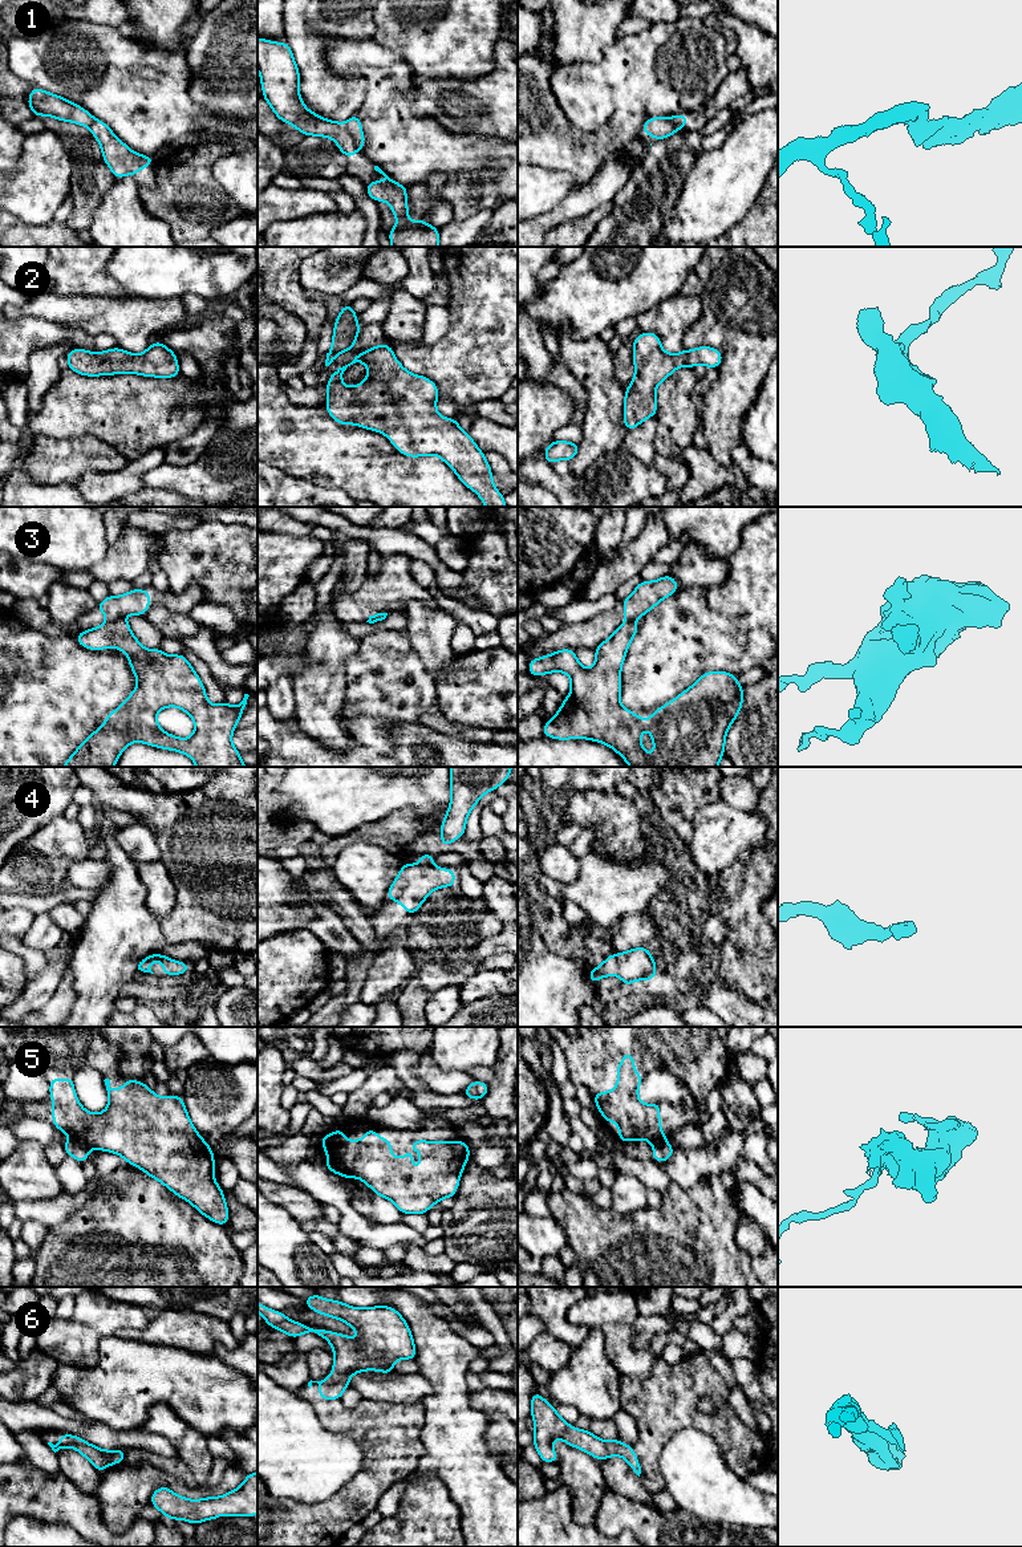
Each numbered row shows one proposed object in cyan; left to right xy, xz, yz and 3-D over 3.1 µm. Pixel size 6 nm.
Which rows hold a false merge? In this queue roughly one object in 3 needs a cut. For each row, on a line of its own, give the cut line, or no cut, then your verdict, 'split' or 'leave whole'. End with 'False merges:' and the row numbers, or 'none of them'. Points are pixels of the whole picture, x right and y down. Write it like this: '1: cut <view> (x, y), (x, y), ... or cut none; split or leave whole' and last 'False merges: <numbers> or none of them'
1: cut xz (343, 124), (357, 147); split
2: cut none; leave whole
3: cut xy (120, 616), (109, 620); split
4: cut none; leave whole
5: cut xz (328, 1157), (337, 1165), (341, 1173); split
6: cut none; leave whole
False merges: 1, 3, 5

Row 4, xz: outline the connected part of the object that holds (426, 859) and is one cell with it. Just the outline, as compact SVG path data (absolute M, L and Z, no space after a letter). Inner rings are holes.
M423 853L418 865L405 861L388 890L386 897L401 904L409 915L418 911L434 889L455 885L455 870L434 868L434 858L434 854Z

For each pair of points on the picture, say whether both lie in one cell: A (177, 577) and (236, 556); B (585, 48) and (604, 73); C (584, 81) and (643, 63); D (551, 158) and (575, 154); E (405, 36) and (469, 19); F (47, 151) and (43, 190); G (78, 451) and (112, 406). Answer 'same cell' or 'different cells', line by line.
A: same cell
B: different cells
C: same cell
D: same cell
E: same cell
F: same cell
G: different cells

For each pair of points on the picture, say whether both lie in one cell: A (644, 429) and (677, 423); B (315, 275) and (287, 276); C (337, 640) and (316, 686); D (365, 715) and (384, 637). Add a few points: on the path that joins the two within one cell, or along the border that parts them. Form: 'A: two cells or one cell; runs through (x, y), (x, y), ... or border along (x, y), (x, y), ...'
A: two cells; border along (655, 417), (656, 453)
B: two cells; border along (301, 260), (299, 280), (305, 291)
C: one cell; runs through (328, 652), (325, 674)
D: one cell; runs through (378, 695), (384, 687), (384, 657)

